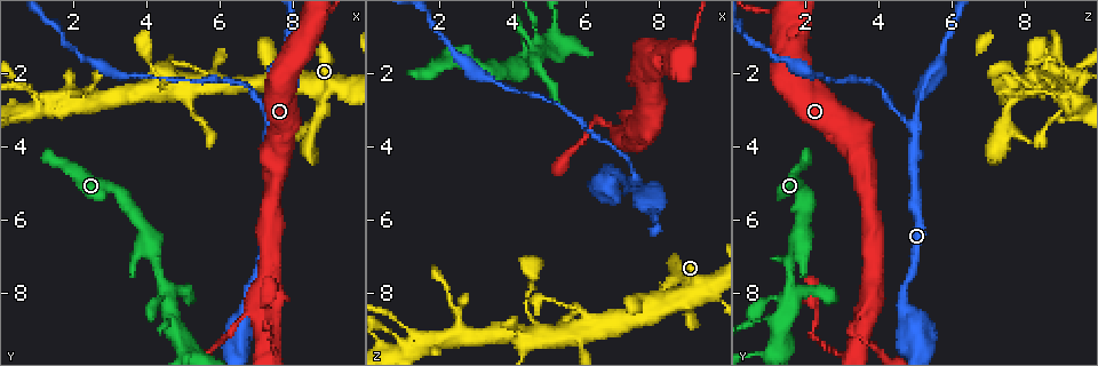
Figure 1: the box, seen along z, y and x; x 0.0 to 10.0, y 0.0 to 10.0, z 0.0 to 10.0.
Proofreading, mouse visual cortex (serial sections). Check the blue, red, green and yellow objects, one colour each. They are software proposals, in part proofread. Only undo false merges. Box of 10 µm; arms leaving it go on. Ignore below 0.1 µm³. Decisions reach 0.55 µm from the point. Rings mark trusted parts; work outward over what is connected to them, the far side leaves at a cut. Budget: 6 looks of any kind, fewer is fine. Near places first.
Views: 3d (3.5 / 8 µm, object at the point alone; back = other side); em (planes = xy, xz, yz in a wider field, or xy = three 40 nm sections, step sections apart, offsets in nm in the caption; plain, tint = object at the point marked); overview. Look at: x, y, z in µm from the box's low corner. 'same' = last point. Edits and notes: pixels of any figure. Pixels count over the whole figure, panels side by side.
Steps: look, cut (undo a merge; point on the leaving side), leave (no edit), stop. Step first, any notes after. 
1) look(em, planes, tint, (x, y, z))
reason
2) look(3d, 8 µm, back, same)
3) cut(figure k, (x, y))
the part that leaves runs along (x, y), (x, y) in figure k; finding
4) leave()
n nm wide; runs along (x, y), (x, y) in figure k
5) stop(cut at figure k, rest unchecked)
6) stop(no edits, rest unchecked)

look(3d, 8 µm, (7.40, 3.45, 5.00))
narrows sharply

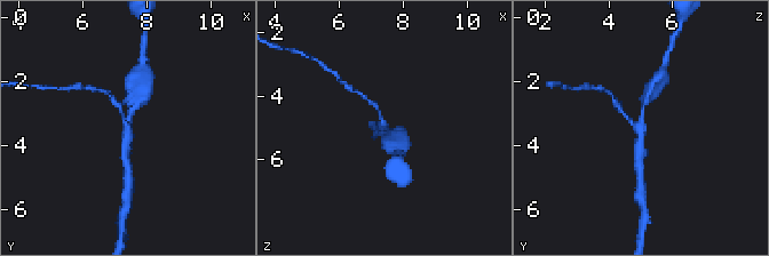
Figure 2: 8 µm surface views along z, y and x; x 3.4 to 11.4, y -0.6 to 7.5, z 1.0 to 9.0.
look(em, xy, step 2, tint, same)
3 arms; arms of 150, 150, 250 nm

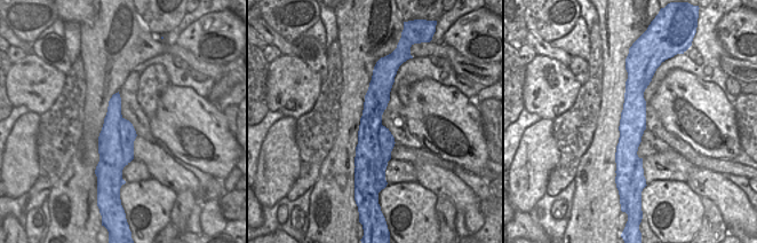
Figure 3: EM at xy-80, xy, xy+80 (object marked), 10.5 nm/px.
cut(figure 2, (618, 106))
border along (121, 118), (121, 155), (128, 162) in figure 3; two cells meet here

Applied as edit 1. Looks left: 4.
look(overview)

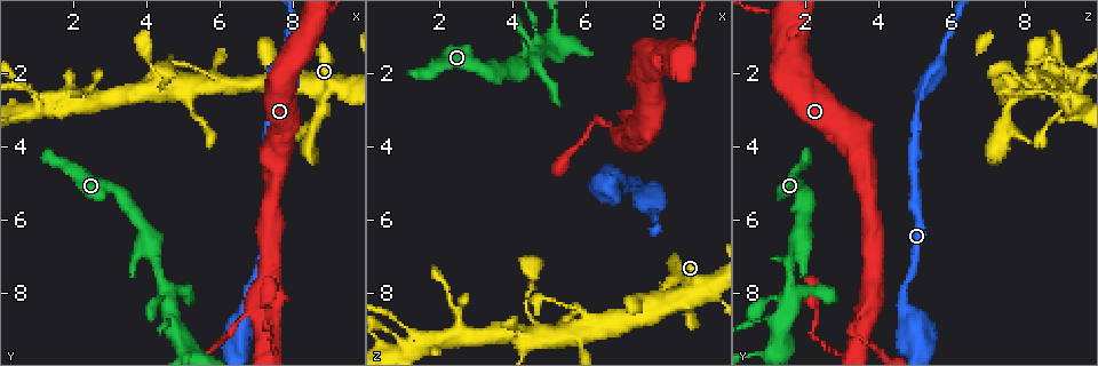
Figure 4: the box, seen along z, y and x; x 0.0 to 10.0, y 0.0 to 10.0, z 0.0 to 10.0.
look(3d, 3.5 µm, back, (4.65, 2.50, 8.90))
sharp bend

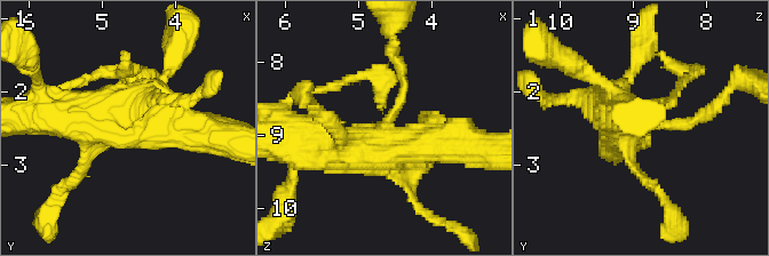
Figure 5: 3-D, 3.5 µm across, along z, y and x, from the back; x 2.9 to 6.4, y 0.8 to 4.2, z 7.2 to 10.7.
look(em, xy, step 3, tint, (4.65, 2.50, 8.90))
now the EM

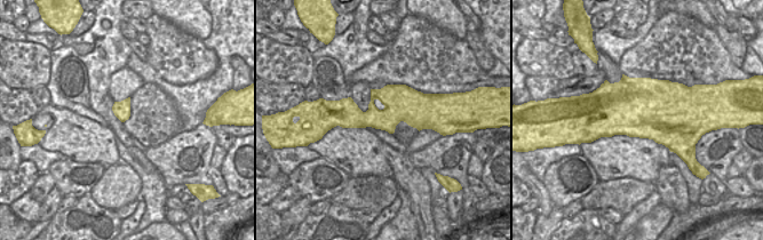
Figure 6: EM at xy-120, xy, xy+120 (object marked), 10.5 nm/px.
look(em, planes, tint, same)

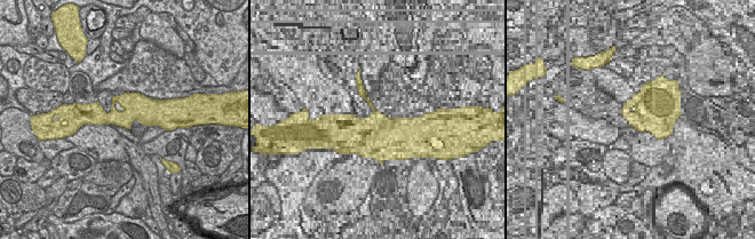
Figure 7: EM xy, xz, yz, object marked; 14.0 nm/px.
leave()
420 nm wide; runs along (85, 116), (150, 114), (158, 122) in figure 7; one cell here

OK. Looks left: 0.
stop(cut at figure 2, rest unchecked)

